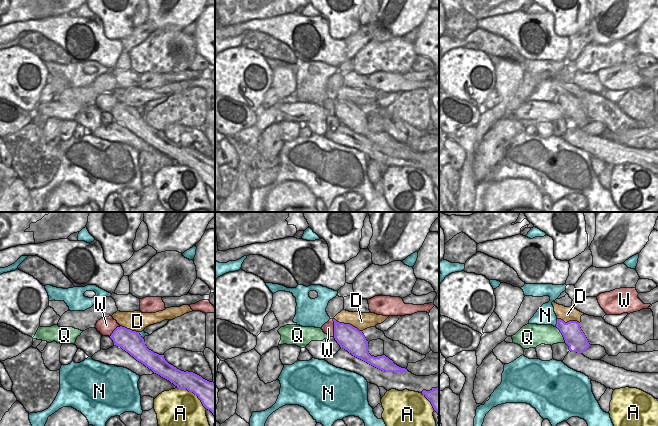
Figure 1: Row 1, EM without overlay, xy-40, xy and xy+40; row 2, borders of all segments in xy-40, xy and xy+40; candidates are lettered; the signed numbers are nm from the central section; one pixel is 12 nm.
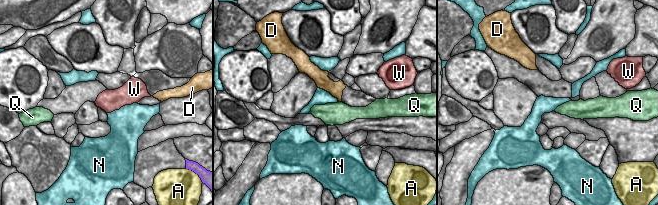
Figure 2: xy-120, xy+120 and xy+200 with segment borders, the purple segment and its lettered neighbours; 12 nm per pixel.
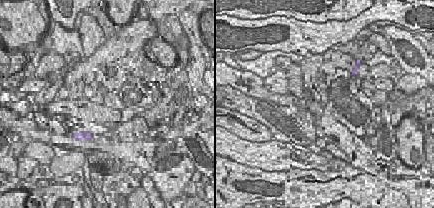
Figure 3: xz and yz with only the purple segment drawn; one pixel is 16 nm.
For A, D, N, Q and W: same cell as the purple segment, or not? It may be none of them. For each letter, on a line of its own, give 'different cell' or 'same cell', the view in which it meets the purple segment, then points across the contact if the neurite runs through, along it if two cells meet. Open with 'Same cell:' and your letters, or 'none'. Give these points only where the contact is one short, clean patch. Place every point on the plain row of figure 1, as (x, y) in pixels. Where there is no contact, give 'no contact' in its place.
Same cell: none
A: different cell; meets purple in xy-40
D: different cell; meets purple in xy
N: different cell; meets purple in xy+40
Q: different cell; meets purple in xy+40; border along xy+40 (555, 102), (565, 117)
W: different cell; meets purple in xy; border along xy (332, 95), (334, 112)

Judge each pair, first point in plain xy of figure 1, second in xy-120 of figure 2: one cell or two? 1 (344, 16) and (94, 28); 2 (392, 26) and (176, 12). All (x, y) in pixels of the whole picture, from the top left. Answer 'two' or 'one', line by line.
1: two
2: one

